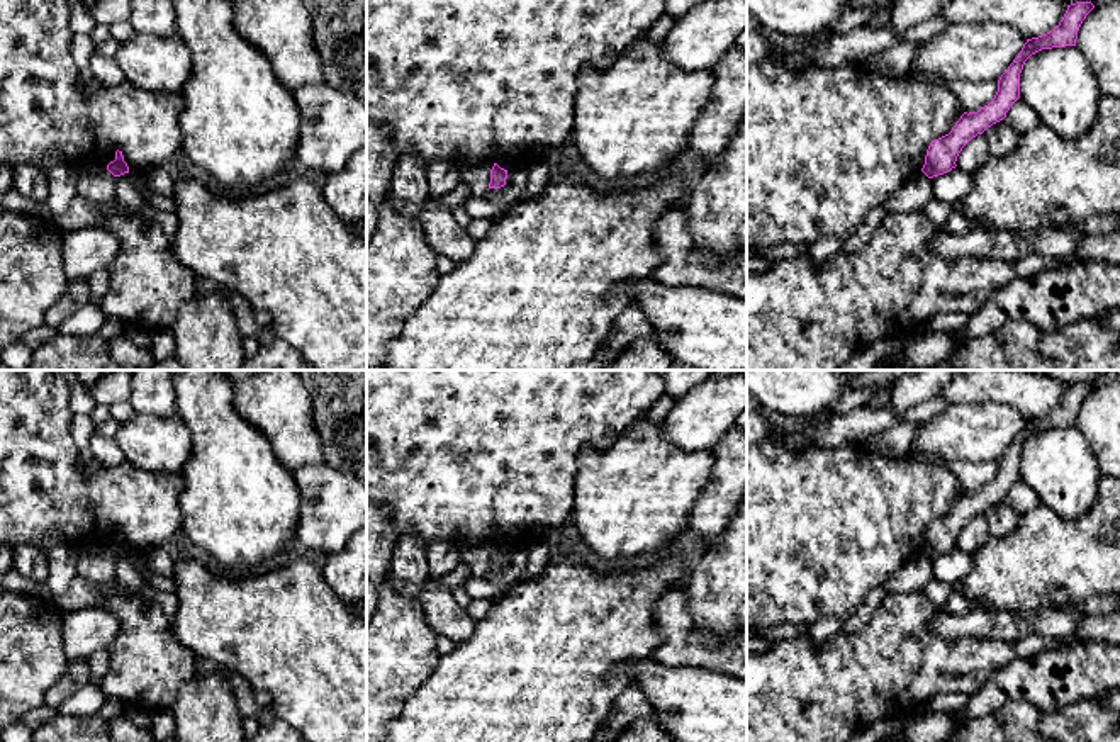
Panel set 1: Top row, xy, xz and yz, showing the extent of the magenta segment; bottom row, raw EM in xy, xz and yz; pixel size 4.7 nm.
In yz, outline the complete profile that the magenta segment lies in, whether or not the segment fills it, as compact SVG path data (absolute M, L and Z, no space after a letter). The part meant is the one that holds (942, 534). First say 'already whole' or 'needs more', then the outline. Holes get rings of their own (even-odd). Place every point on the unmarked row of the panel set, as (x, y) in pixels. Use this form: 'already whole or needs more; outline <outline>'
already whole; outline M1091 382L1071 384L1062 401L1050 413L1027 419L1018 436L1000 457L994 479L977 492L964 492L949 514L932 521L921 552L933 559L955 548L962 528L972 518L1003 501L1010 487L1020 479L1020 453L1025 441L1042 430L1076 426L1078 411L1093 389Z

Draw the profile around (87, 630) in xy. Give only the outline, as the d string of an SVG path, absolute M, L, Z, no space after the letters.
M102 606L63 613L63 644L68 660L88 659L109 649L119 635L119 620Z

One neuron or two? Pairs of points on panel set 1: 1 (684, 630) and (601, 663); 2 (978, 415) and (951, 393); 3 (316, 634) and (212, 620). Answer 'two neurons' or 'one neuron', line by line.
1: two neurons
2: two neurons
3: one neuron

